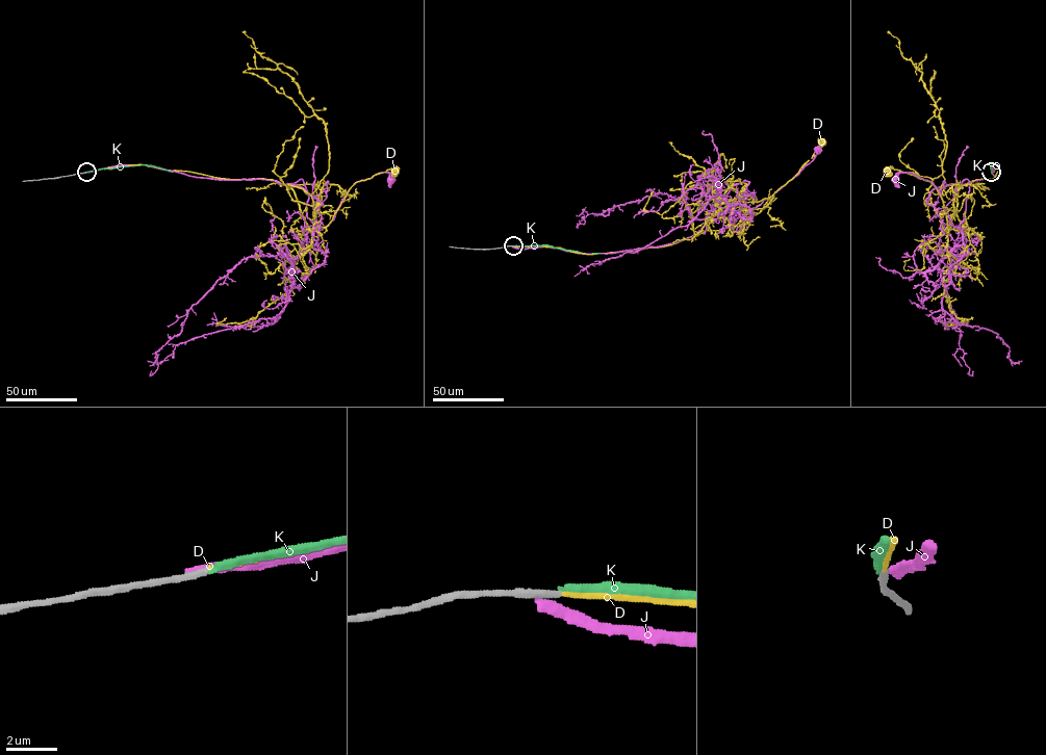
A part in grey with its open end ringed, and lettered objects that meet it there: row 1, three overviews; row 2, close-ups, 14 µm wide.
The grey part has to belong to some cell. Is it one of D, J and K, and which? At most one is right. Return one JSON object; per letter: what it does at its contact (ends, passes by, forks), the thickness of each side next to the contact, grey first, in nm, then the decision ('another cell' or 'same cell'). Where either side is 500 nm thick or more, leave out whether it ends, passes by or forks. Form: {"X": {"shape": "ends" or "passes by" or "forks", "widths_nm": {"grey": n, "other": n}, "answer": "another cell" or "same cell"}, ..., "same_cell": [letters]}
{"D": {"shape": "ends", "widths_nm": {"grey": 280, "other": 200}, "answer": "same cell"}, "J": {"shape": "ends", "widths_nm": {"grey": 340, "other": 460}, "answer": "another cell"}, "K": {"shape": "ends", "widths_nm": {"grey": 280, "other": 300}, "answer": "another cell"}, "same_cell": ["D"]}

